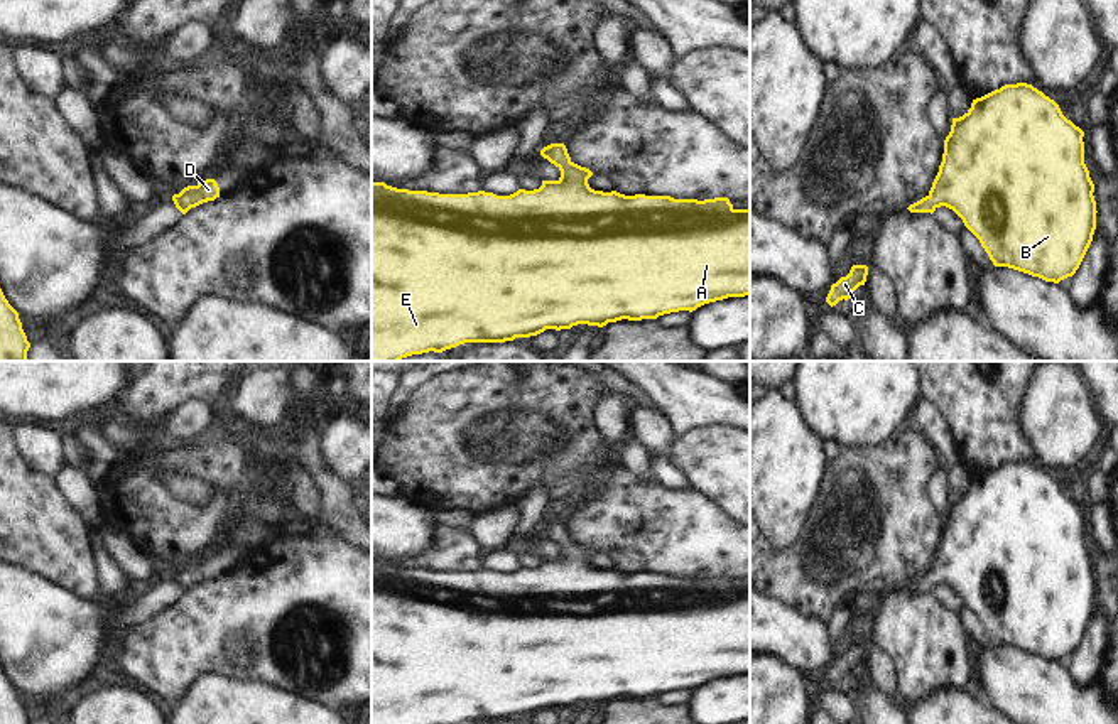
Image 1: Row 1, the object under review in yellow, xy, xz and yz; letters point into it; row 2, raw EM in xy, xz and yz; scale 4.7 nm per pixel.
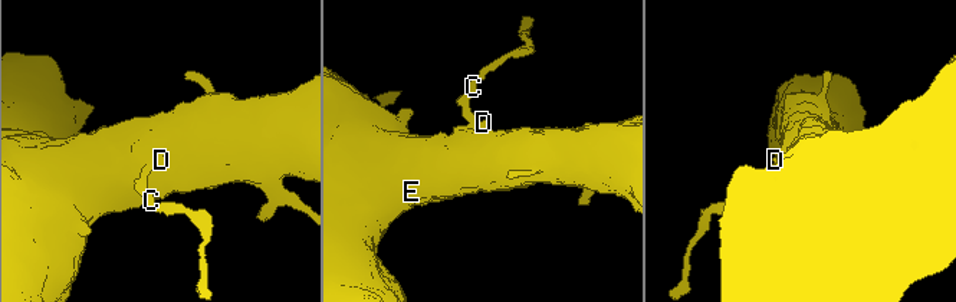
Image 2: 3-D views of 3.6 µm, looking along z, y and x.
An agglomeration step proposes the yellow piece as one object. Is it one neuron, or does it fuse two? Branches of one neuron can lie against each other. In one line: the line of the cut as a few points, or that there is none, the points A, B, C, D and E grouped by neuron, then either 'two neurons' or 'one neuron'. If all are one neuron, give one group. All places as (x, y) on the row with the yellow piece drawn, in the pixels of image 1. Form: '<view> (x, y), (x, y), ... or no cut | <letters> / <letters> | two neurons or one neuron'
no cut | A B C D E | one neuron

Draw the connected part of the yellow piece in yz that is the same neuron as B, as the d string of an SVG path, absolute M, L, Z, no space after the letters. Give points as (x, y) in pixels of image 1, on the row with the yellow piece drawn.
M1027 83L1005 84L973 100L963 116L952 118L942 162L929 194L907 209L932 214L946 206L980 240L995 267L1008 267L1059 284L1076 273L1096 230L1094 184L1084 164L1083 137L1084 132L1042 91Z

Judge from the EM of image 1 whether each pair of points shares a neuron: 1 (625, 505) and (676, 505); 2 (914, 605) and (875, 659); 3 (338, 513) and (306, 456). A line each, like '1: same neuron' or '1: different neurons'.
1: same neuron
2: different neurons
3: same neuron

